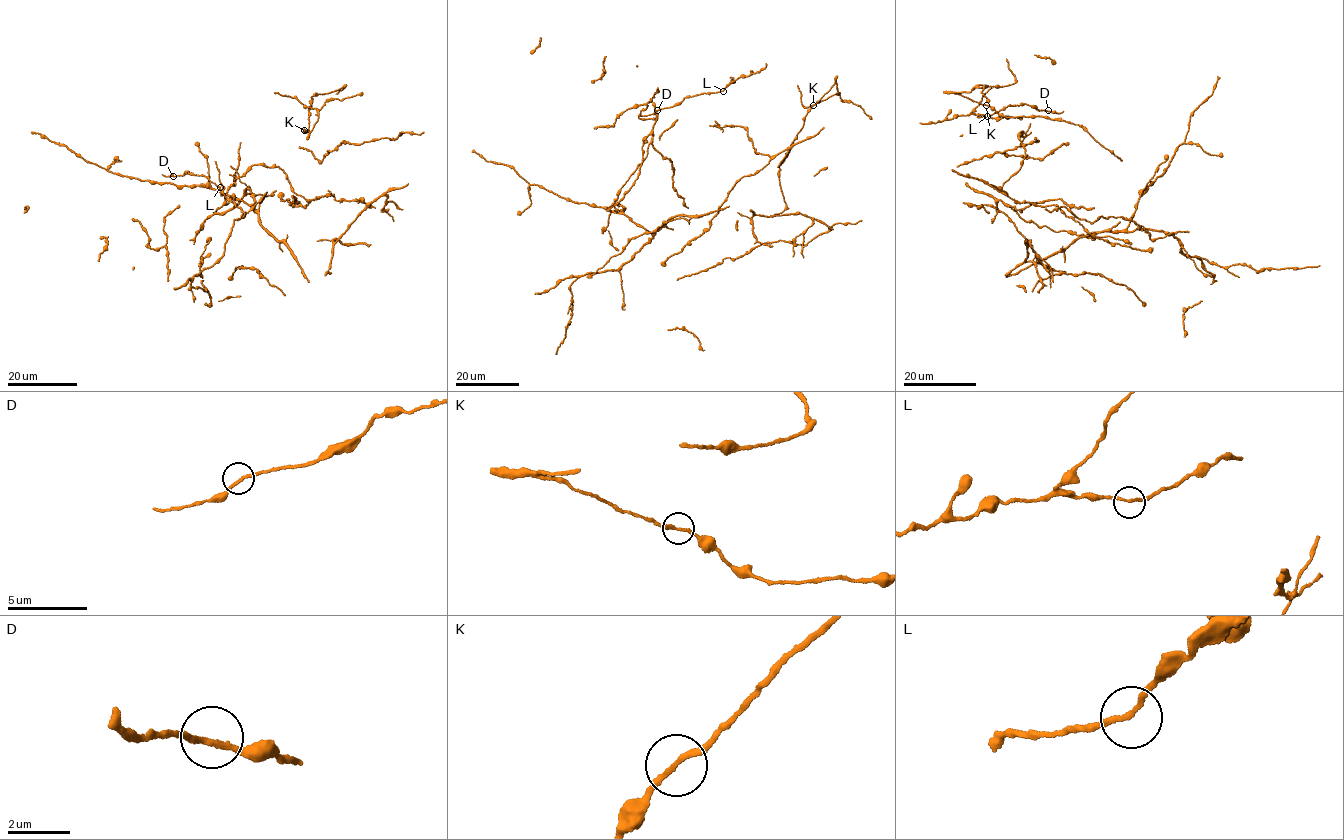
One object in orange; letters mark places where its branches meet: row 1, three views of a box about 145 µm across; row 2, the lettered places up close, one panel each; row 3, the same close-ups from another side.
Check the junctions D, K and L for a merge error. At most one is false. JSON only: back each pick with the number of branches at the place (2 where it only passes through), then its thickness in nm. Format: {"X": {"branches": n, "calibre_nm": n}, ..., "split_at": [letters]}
{"split_at": []}

